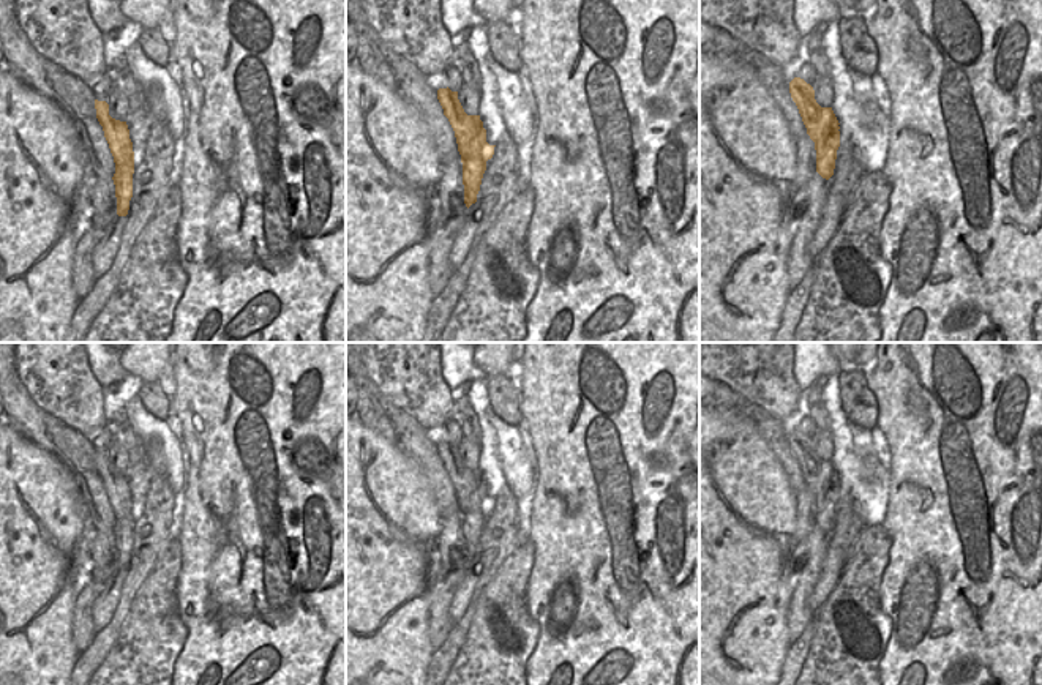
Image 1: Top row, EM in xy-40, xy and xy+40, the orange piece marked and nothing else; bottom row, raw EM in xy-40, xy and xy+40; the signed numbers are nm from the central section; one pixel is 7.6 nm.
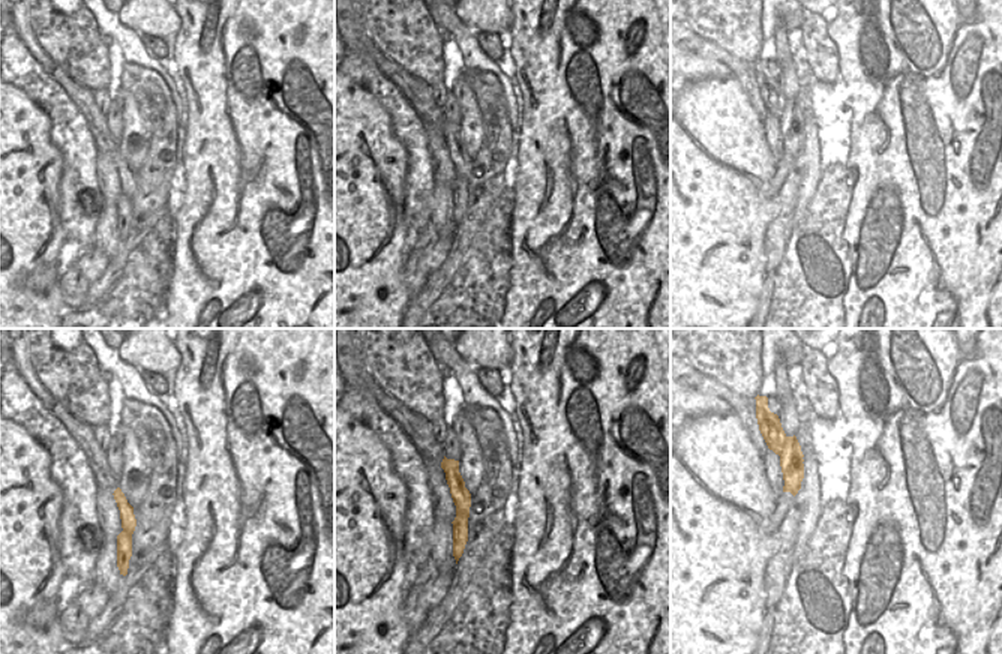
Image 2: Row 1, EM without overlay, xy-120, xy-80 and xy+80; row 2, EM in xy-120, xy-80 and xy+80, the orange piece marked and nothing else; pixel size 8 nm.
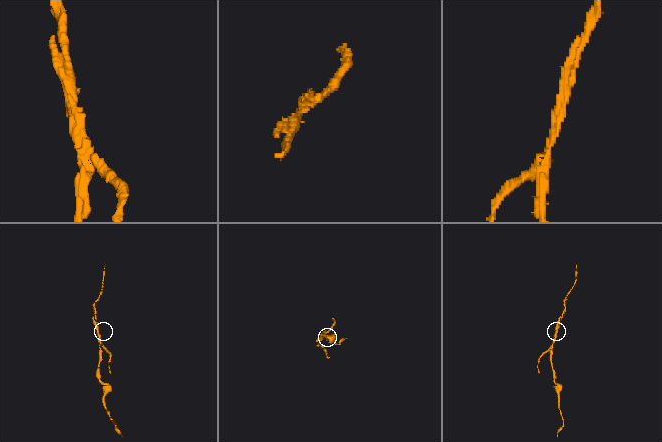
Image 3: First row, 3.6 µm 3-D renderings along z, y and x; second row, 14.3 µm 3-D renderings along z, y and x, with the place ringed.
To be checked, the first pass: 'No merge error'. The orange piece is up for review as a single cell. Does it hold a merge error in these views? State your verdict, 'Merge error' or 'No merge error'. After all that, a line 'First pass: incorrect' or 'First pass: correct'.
Merge error
First pass: incorrect

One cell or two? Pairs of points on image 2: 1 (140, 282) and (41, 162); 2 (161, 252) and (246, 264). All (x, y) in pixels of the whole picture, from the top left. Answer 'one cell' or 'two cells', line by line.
1: two cells
2: two cells

